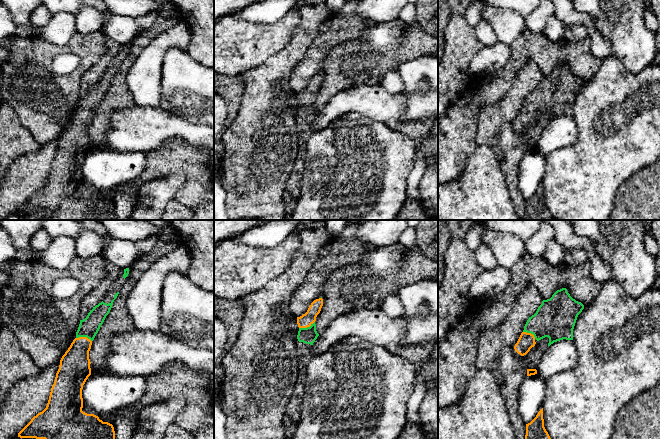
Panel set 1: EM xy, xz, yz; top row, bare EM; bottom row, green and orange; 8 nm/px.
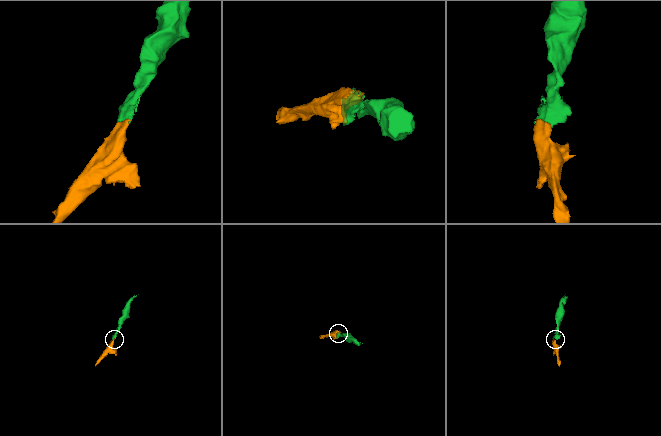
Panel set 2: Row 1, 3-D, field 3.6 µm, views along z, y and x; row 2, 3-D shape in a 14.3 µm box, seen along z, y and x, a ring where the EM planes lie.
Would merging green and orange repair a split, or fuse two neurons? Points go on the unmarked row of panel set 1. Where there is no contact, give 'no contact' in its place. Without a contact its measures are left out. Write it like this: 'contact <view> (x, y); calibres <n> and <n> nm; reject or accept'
contact xz (307, 103); calibres 130 and 110 nm; accept

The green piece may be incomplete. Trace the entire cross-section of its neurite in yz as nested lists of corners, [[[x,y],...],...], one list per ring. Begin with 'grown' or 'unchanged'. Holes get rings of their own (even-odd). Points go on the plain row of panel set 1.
grown; [[[566,64],[557,66],[529,93],[514,122],[515,127],[524,132],[535,122],[536,116],[545,113],[549,114],[548,122],[563,115],[573,116],[573,105],[583,85],[584,81],[573,75]]]

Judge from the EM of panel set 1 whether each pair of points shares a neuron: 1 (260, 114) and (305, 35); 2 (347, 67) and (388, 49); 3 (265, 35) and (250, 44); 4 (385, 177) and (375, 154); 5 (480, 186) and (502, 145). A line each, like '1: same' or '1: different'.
1: same
2: same
3: same
4: same
5: different

